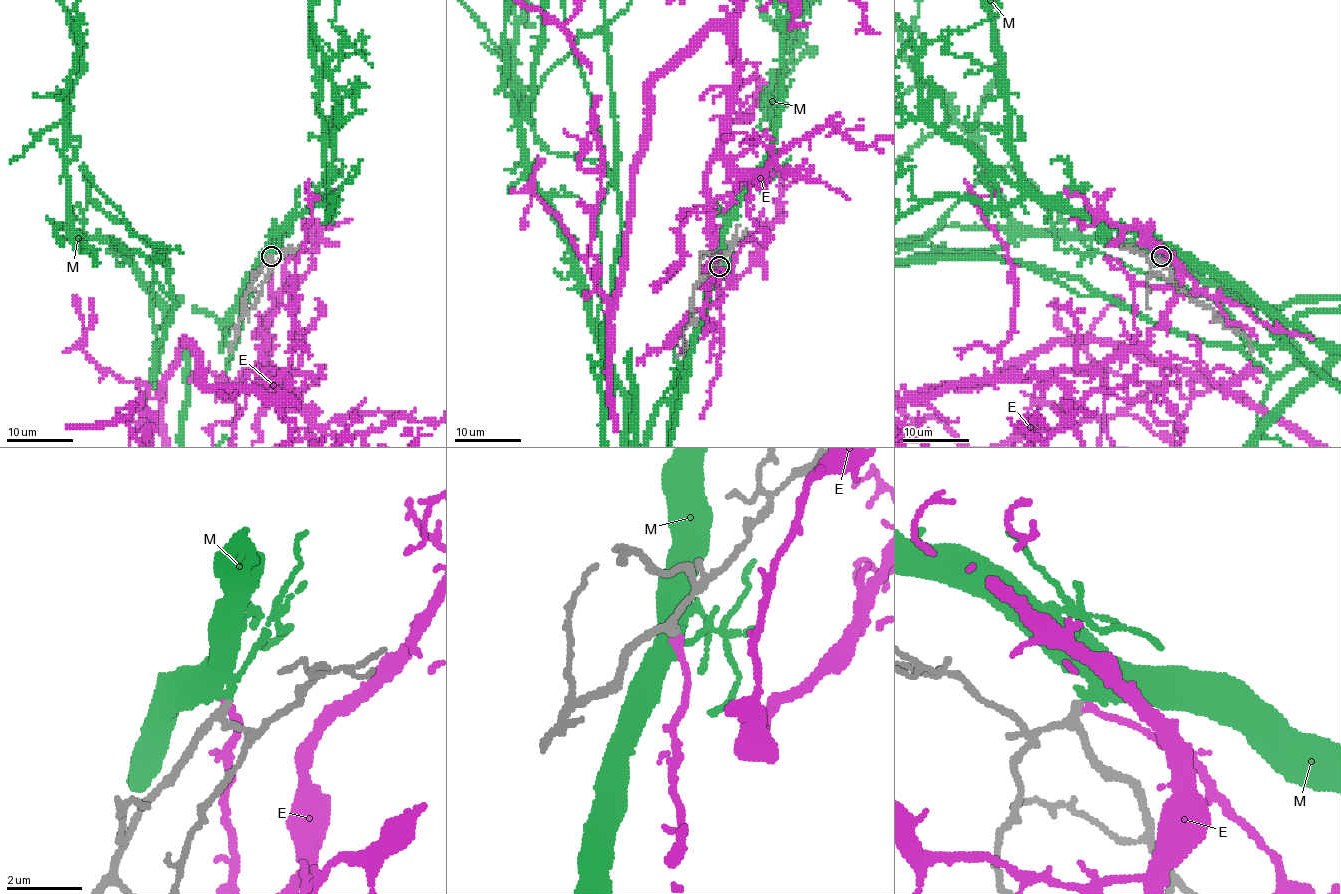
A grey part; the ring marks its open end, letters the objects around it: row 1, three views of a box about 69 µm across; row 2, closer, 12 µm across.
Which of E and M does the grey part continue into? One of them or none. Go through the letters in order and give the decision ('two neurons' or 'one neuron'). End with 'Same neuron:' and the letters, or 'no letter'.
E: two neurons
M: one neuron
Same neuron: M

